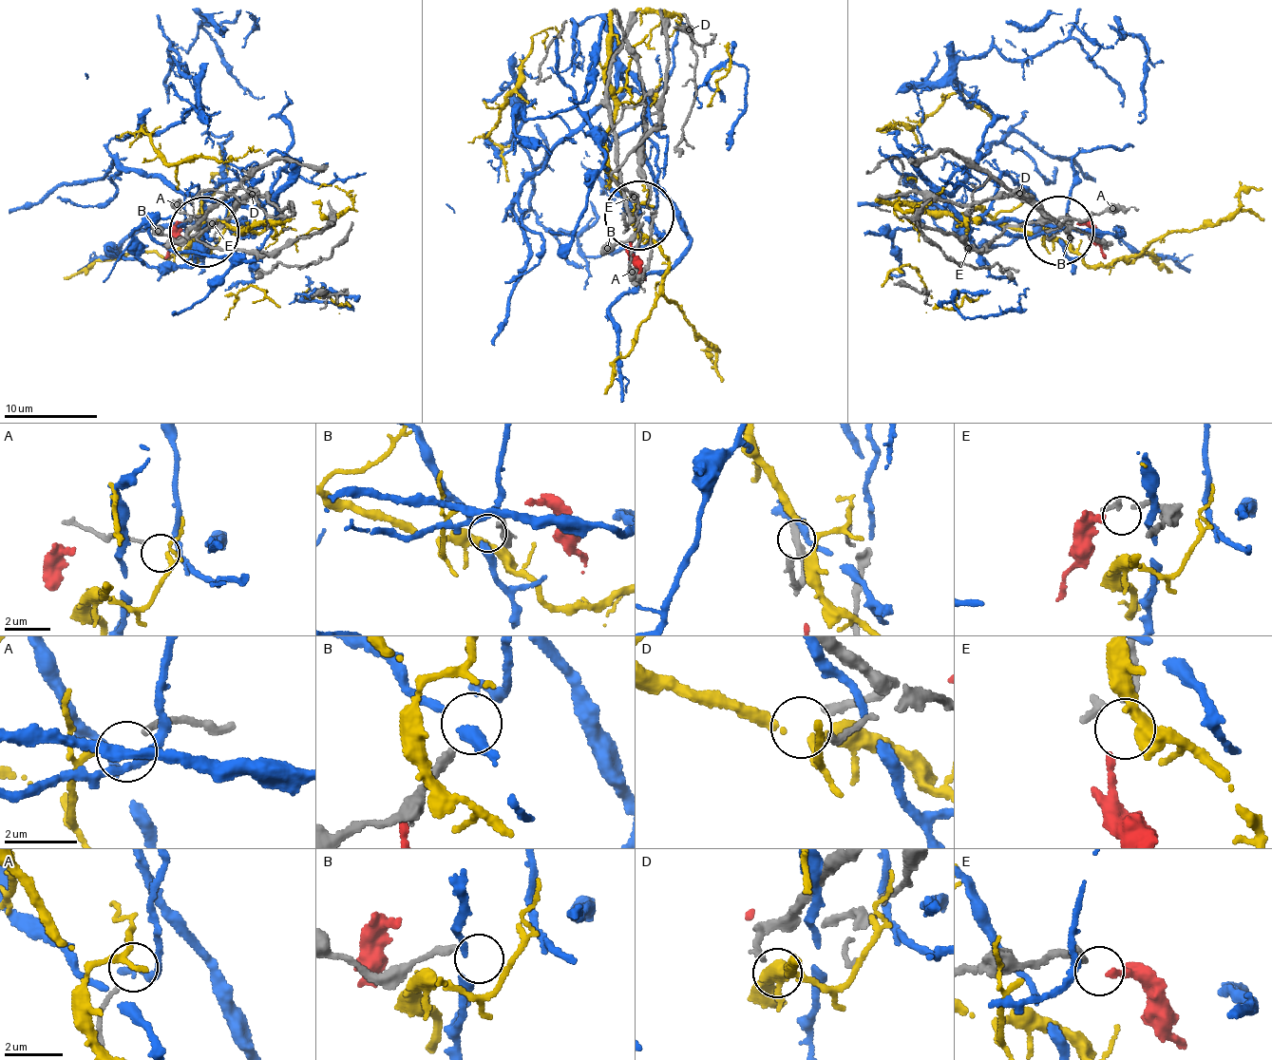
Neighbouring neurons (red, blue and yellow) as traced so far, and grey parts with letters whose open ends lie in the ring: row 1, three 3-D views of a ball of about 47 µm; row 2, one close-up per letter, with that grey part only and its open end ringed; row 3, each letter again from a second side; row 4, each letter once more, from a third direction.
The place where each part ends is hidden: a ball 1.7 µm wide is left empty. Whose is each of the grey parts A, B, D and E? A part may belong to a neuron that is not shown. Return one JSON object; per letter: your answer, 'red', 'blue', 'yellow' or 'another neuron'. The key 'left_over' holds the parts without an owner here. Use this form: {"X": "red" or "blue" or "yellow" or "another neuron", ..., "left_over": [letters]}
{"A": "another neuron", "B": "another neuron", "D": "another neuron", "E": "red", "left_over": ["A", "B", "D"]}

